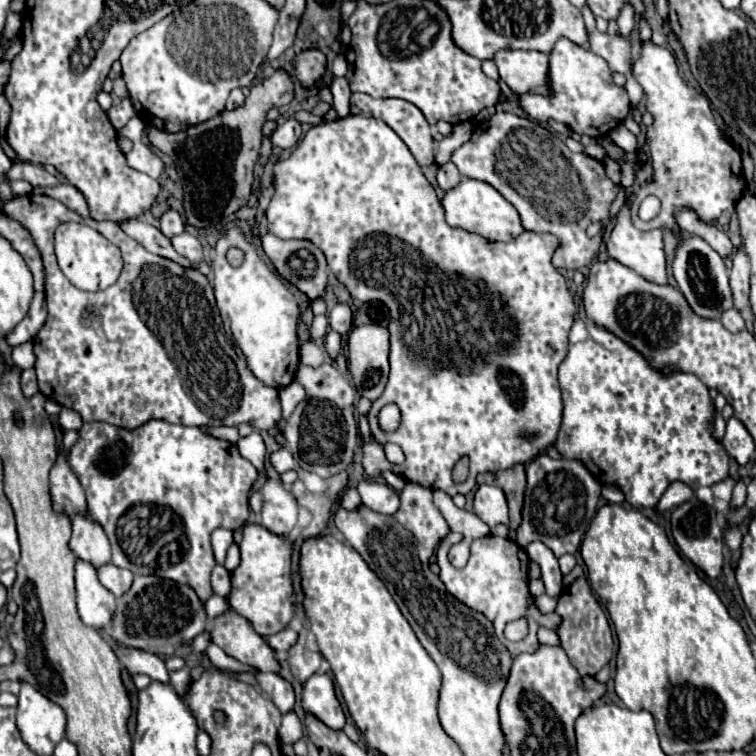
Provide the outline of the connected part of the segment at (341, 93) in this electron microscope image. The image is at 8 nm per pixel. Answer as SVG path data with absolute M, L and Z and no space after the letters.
M334 77L330 83L330 91L334 95L334 109L338 111L338 117L346 117L350 113L350 83L346 77Z

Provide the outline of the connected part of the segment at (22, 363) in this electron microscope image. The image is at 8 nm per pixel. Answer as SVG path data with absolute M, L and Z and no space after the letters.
M22 343L12 349L12 365L18 369L30 369L34 367L34 353L32 353L32 343Z

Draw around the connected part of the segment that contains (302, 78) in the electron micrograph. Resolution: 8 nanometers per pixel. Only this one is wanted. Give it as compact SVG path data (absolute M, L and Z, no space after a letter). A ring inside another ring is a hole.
M304 49L294 57L292 67L300 85L304 89L310 89L324 79L326 55L320 49Z

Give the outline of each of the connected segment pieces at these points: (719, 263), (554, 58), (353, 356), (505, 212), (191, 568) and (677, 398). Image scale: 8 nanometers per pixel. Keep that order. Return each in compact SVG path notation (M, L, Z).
M680 235L674 263L672 263L674 279L686 297L690 309L702 319L720 319L724 311L734 309L732 291L728 287L728 271L724 267L722 257L698 235Z
M558 39L554 49L550 51L550 67L548 67L548 87L550 95L538 95L538 93L512 93L512 101L528 113L538 123L544 123L548 119L556 119L564 125L568 125L578 135L588 135L592 139L604 137L610 133L616 125L620 125L628 111L630 101L624 87L616 87L612 83L612 73L608 63L594 55L588 49L582 49L580 45Z
M358 325L348 337L348 371L352 373L358 393L370 401L380 397L388 381L388 353L390 353L390 331L382 325Z
M462 177L462 181L456 187L448 189L444 193L442 207L446 211L448 225L480 233L482 237L488 237L492 241L512 241L514 237L518 237L524 231L518 211L492 185L488 185L484 181Z
M150 419L142 427L128 431L108 423L84 423L78 441L68 453L68 463L82 483L88 499L88 515L100 523L112 545L112 563L134 575L158 575L196 591L200 601L212 595L210 573L216 565L210 533L216 527L240 529L246 525L250 507L248 497L258 471L244 459L236 445L206 435L200 427L174 425L164 419Z
M576 319L570 329L568 355L558 367L558 379L564 417L556 449L564 459L578 459L602 485L618 485L632 507L656 507L662 493L674 481L698 489L728 477L730 457L724 445L714 437L716 405L708 395L708 387L696 375L680 371L664 375L612 331L598 327L592 321Z

